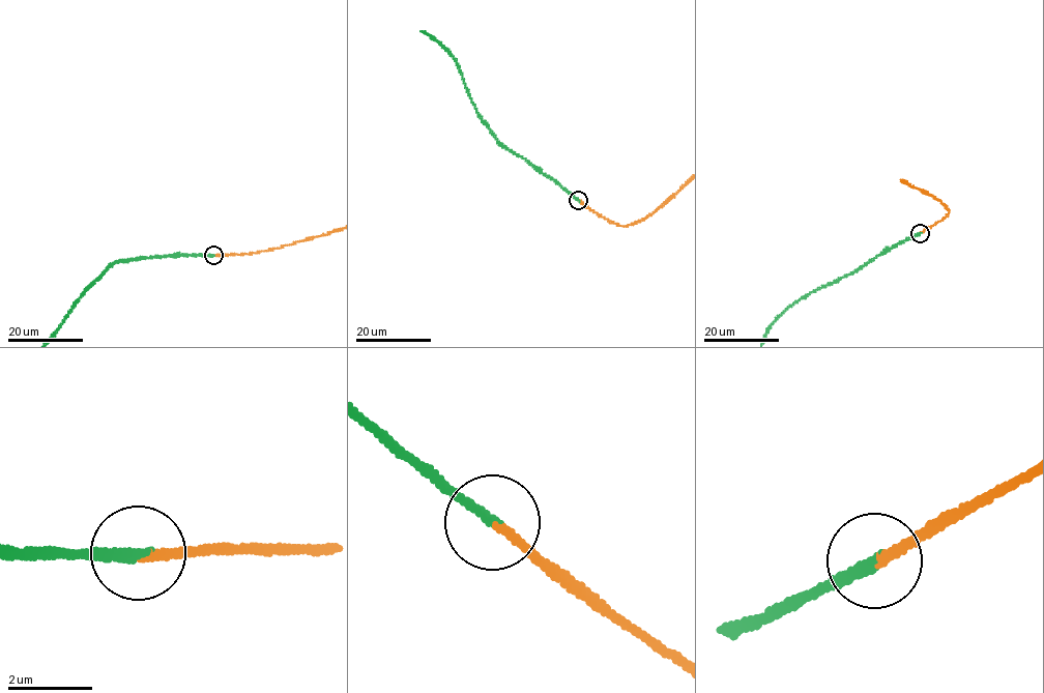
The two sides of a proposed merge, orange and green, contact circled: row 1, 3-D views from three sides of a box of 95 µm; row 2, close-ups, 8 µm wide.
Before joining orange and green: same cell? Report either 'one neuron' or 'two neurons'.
one neuron

